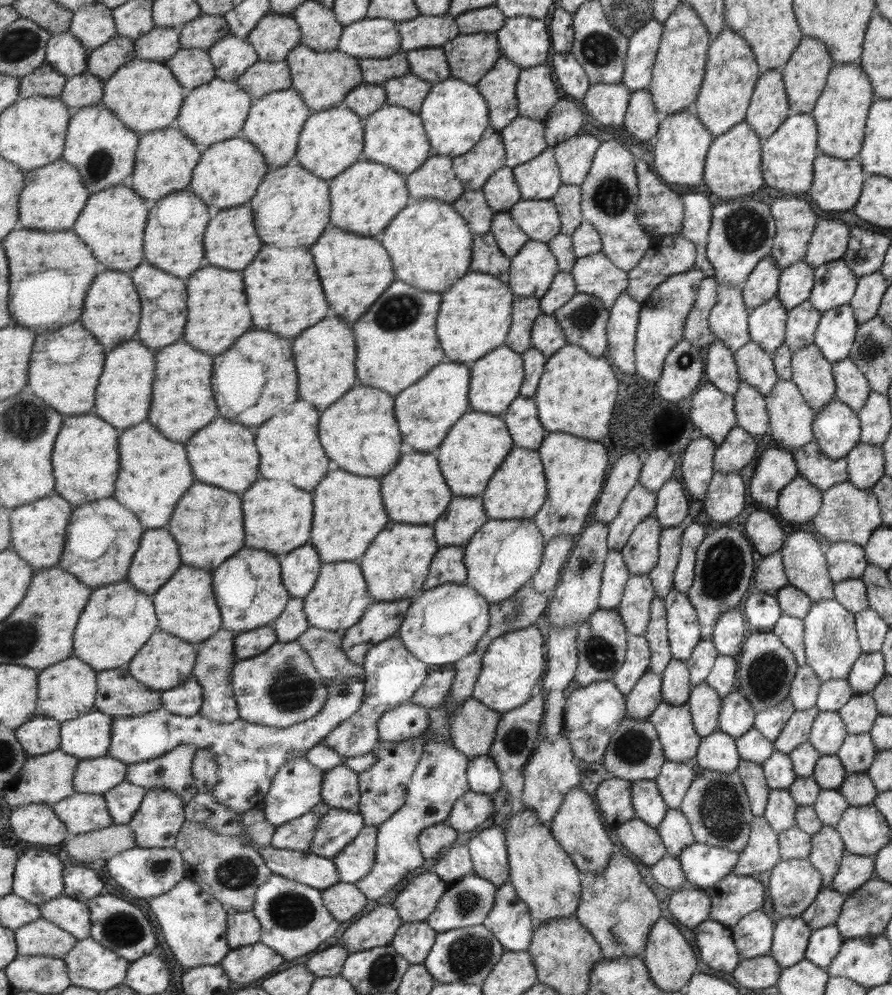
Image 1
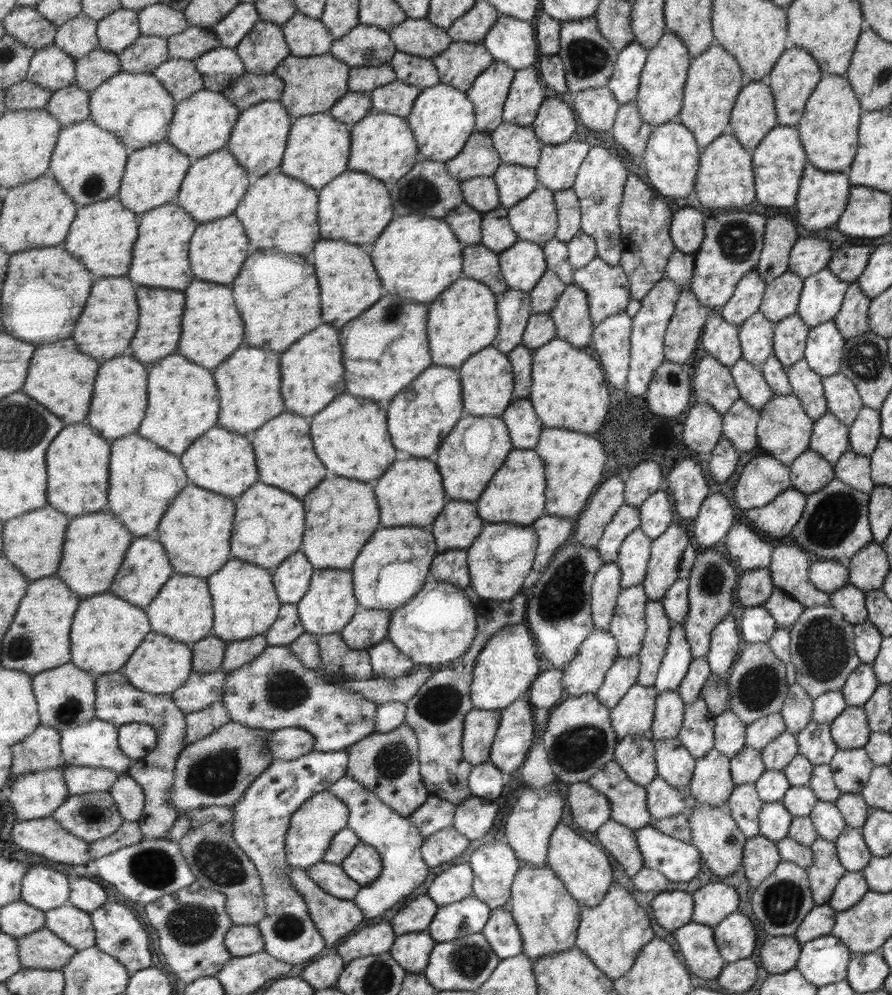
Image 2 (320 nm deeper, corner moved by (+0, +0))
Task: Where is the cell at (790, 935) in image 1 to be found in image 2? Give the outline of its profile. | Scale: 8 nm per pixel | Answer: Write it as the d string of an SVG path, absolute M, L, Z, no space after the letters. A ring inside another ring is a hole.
M793 936L767 937L759 950L759 965L767 974L781 974L796 966L800 944Z

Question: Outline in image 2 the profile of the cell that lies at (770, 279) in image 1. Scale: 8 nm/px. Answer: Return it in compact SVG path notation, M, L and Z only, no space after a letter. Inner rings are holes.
M756 270L745 273L737 281L737 288L731 300L721 309L723 318L739 327L759 310L766 288L767 282Z

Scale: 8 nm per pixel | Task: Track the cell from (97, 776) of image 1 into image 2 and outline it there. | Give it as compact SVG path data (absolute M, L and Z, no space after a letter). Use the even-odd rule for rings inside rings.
M67 765L64 777L71 795L110 791L121 775L105 768Z

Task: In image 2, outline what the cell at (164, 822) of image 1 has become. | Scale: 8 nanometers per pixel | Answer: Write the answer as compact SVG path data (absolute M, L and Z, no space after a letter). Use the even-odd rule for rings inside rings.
M121 671L107 673L96 678L96 717L118 726L142 722L153 726L158 734L158 743L144 759L137 759L130 767L129 775L144 788L146 807L140 818L140 827L146 838L165 839L177 818L179 810L170 799L178 766L178 758L186 747L186 712L177 706L170 694L151 694L137 690Z

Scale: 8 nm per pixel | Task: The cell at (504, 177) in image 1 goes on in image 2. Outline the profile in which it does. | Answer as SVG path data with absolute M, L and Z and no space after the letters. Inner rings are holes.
M475 177L462 181L461 189L466 203L482 213L502 206L499 187L494 177Z

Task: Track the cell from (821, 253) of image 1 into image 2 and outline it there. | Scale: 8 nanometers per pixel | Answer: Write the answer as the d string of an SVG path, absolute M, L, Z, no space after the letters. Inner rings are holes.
M799 238L789 254L789 272L804 279L827 268L831 253L831 244L825 239Z

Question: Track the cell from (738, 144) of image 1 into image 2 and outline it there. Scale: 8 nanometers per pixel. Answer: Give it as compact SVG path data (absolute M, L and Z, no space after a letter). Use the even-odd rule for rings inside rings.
M727 131L725 134L706 146L700 158L700 172L696 178L696 194L703 206L713 208L717 212L721 210L733 210L737 206L745 206L753 202L753 179L751 174L752 162L749 162L749 154L745 152L737 137Z

